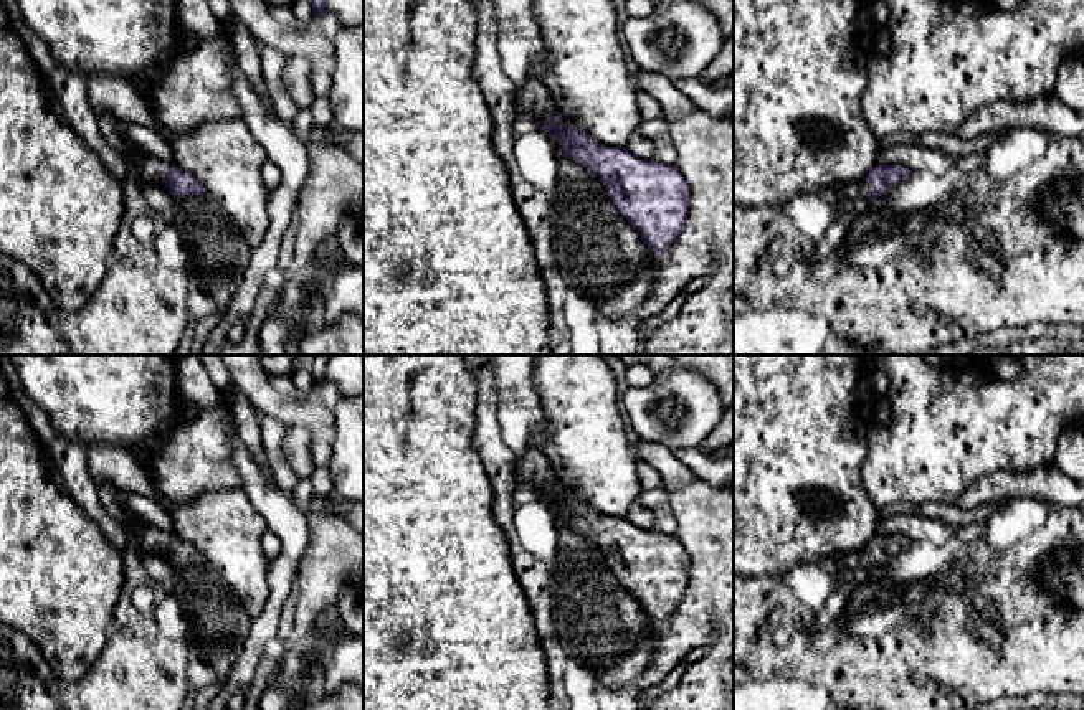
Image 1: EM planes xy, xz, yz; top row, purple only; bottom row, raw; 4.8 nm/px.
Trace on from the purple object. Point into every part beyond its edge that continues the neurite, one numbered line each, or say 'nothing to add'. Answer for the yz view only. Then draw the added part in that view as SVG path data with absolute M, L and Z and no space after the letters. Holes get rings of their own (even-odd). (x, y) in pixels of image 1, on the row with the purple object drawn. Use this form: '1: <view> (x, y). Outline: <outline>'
1: yz (855, 190). Outline: M866 180L838 185L838 187L833 188L833 192L838 196L844 196L844 198L849 198L849 200L854 200L854 201L859 201L859 203L869 200L869 188L866 185Z

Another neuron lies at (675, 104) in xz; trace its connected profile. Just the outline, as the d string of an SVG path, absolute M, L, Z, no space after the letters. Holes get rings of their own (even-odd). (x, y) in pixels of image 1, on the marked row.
M641 69L633 83L636 89L646 91L658 101L668 122L679 121L696 109L666 76Z

